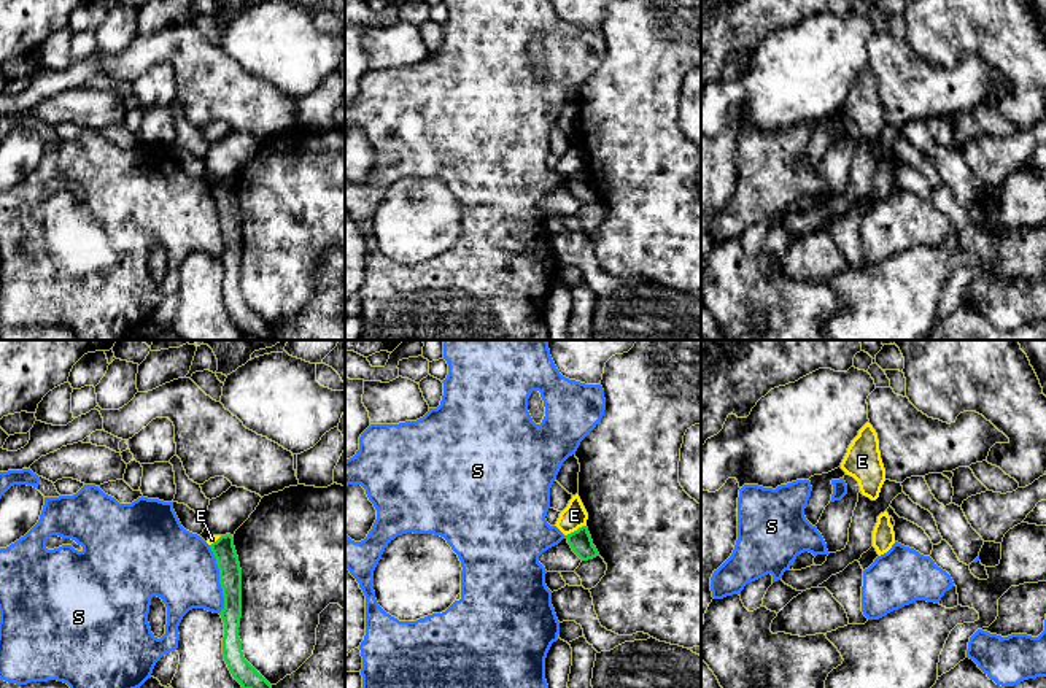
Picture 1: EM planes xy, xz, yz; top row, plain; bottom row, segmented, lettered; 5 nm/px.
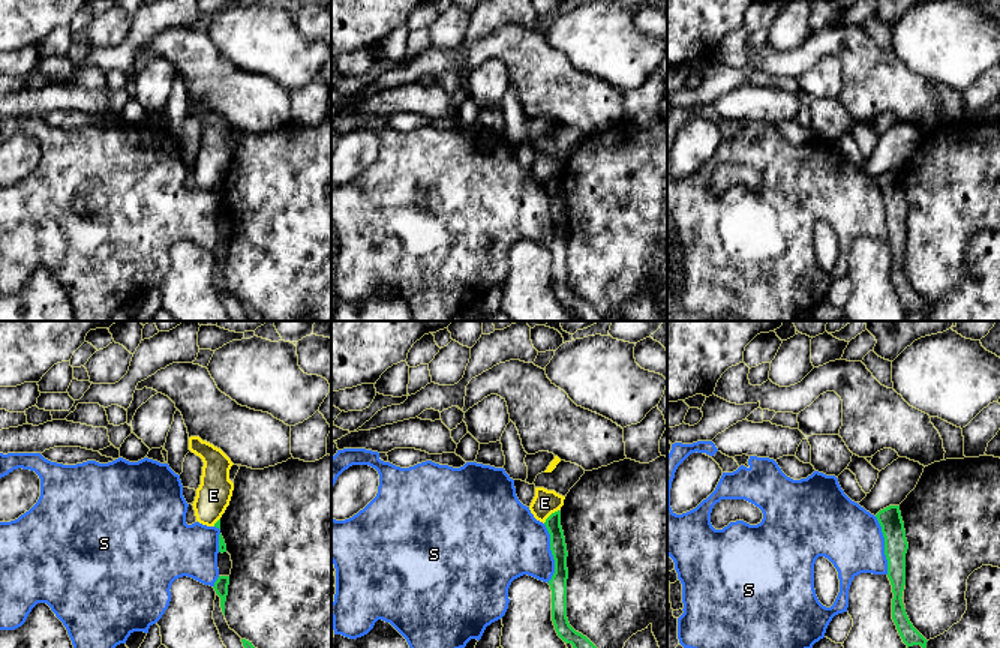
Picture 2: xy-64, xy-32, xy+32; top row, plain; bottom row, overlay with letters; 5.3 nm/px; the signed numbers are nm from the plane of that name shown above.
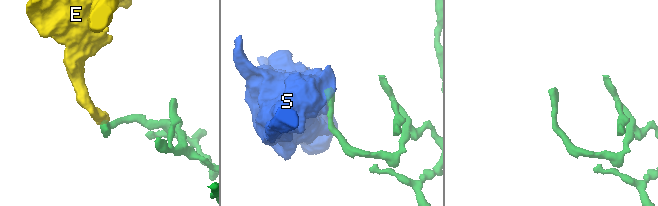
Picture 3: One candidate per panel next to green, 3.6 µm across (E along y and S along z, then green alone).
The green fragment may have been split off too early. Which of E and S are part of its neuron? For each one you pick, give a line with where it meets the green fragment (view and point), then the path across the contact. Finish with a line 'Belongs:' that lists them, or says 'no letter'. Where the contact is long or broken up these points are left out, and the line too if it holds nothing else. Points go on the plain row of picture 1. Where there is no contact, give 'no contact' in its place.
Belongs: no letter

